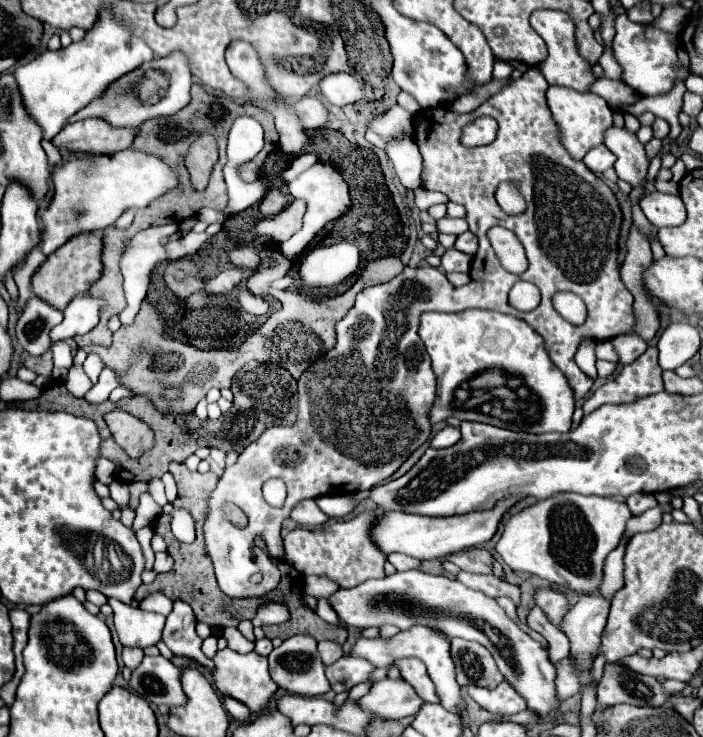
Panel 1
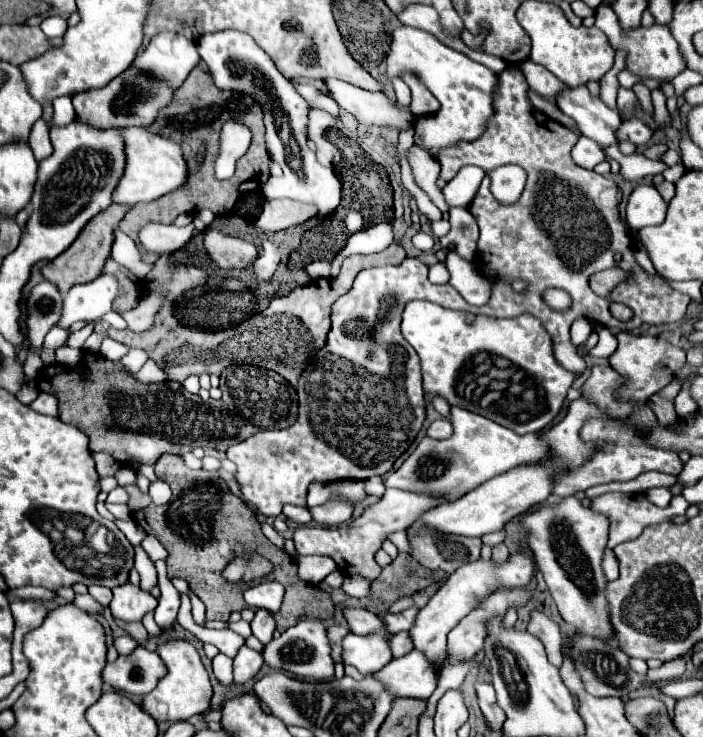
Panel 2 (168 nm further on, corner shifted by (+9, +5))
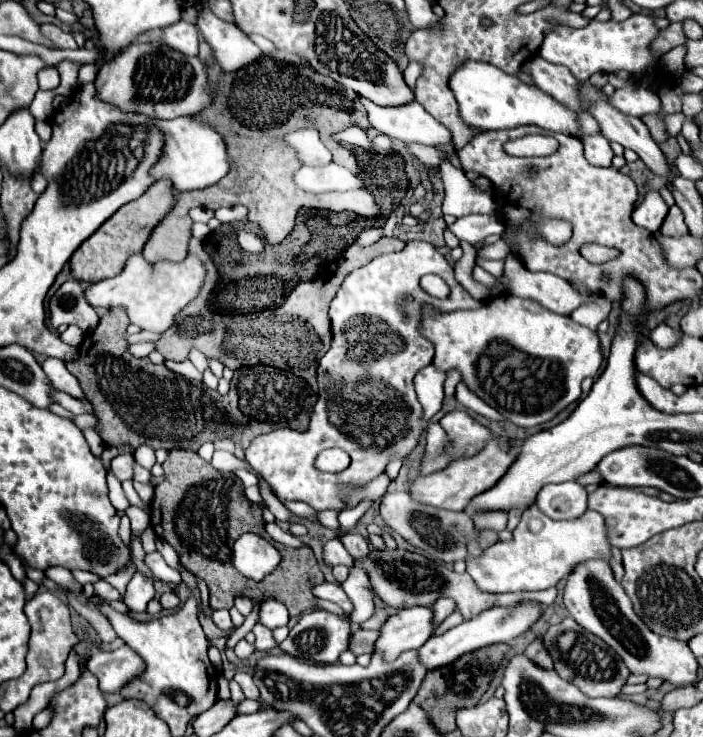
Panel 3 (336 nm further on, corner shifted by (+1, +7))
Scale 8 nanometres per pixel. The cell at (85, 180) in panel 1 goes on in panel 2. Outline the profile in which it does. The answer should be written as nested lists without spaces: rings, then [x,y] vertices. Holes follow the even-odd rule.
[[[127,128],[121,132],[125,142],[125,170],[121,180],[113,190],[113,204],[135,206],[139,202],[151,202],[159,196],[177,190],[187,180],[187,166],[181,154],[179,144],[163,138],[159,134],[151,134],[149,128]]]

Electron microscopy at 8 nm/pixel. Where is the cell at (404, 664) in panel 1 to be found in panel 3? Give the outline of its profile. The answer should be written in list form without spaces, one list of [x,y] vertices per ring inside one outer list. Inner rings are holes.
[[[321,582],[321,584],[315,584],[315,586],[311,588],[311,592],[313,592],[317,598],[331,600],[331,602],[339,604],[347,614],[351,614],[351,610],[353,610],[351,600],[349,600],[347,594],[343,592],[341,584],[337,584],[337,582]]]

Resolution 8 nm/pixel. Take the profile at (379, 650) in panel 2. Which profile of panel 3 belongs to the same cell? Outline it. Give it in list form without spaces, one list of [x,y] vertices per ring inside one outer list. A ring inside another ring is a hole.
[[[413,606],[399,610],[381,628],[381,636],[375,644],[377,652],[383,652],[387,660],[395,660],[405,650],[421,648],[431,636],[437,624],[433,622],[433,608]]]

